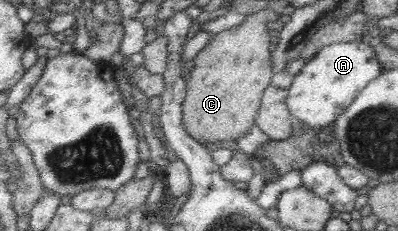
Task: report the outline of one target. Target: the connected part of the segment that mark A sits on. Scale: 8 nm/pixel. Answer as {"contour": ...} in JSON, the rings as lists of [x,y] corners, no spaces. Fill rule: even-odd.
{"contour":[[[364,40],[326,46],[293,78],[287,106],[296,120],[302,120],[312,127],[330,125],[353,105],[362,90],[381,73],[382,65],[377,52]]]}

